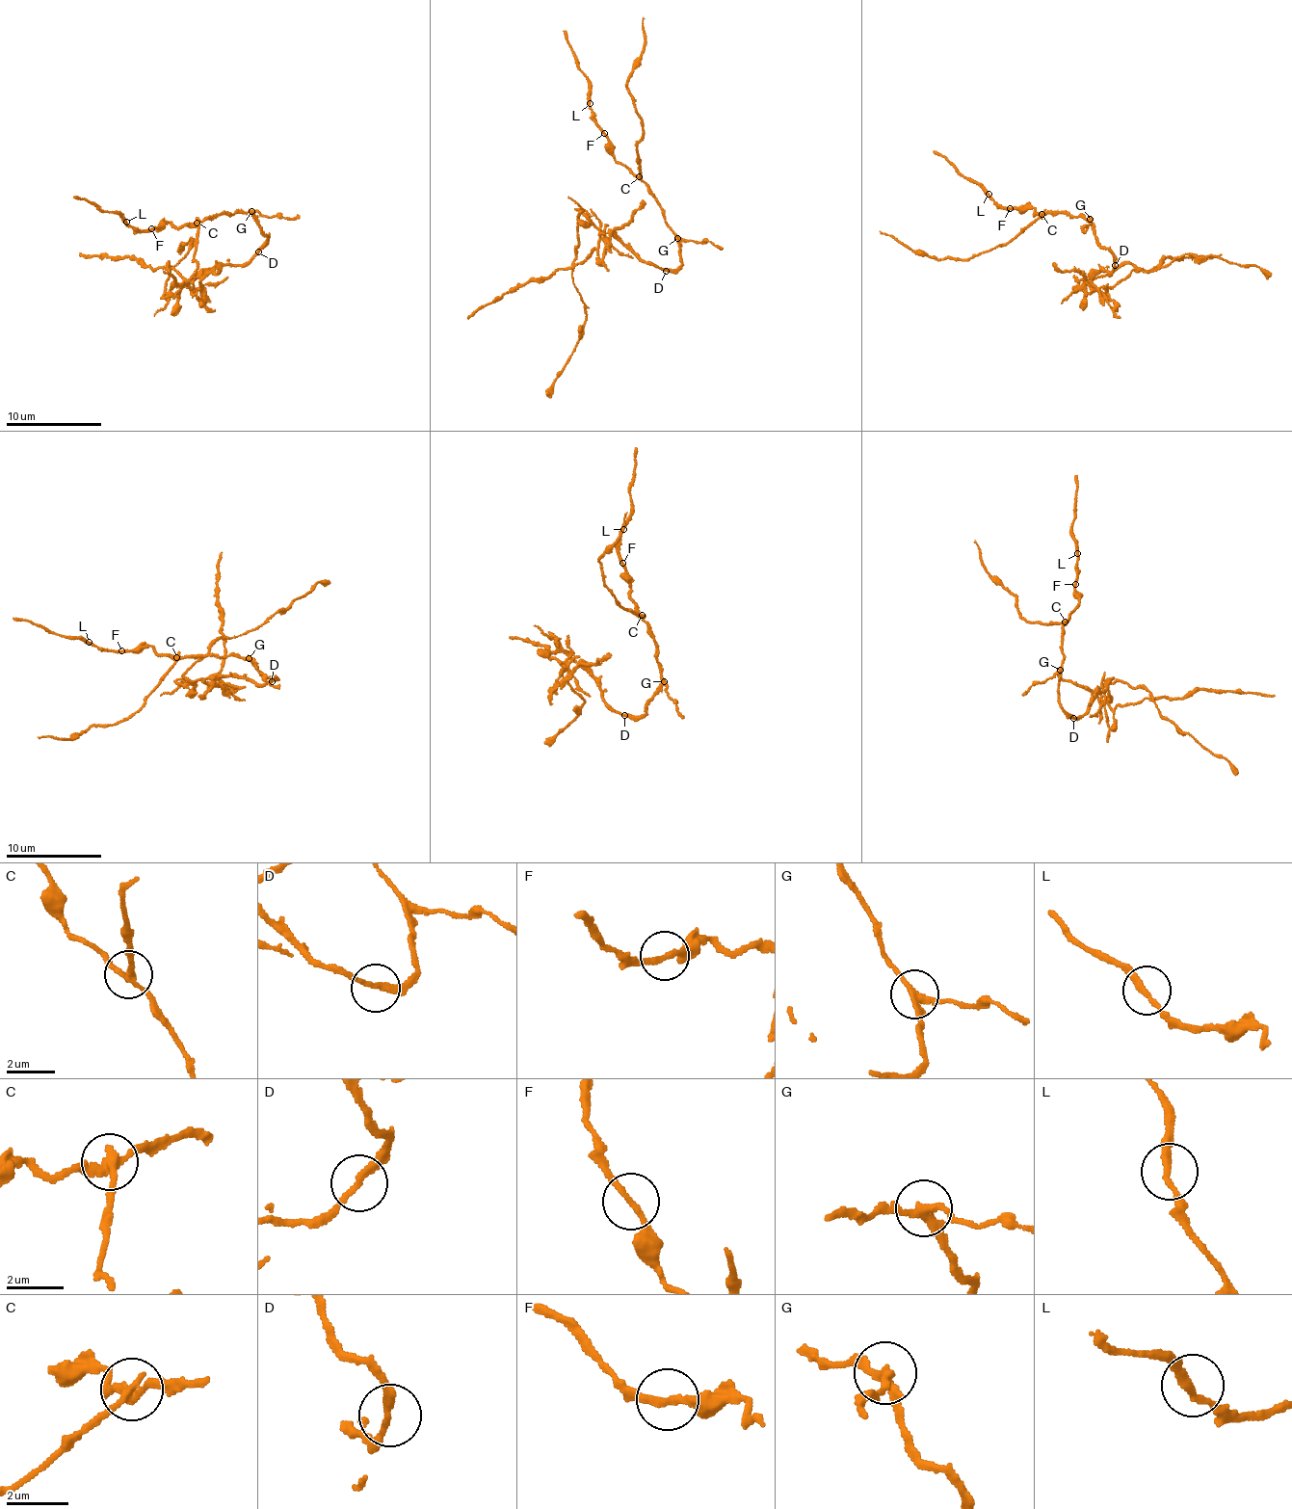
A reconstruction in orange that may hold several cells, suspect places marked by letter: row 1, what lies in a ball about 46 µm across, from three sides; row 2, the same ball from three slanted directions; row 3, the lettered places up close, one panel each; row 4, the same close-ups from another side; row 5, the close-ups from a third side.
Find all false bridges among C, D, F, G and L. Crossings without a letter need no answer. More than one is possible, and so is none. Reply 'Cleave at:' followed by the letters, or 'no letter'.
Cleave at: C, D, G

